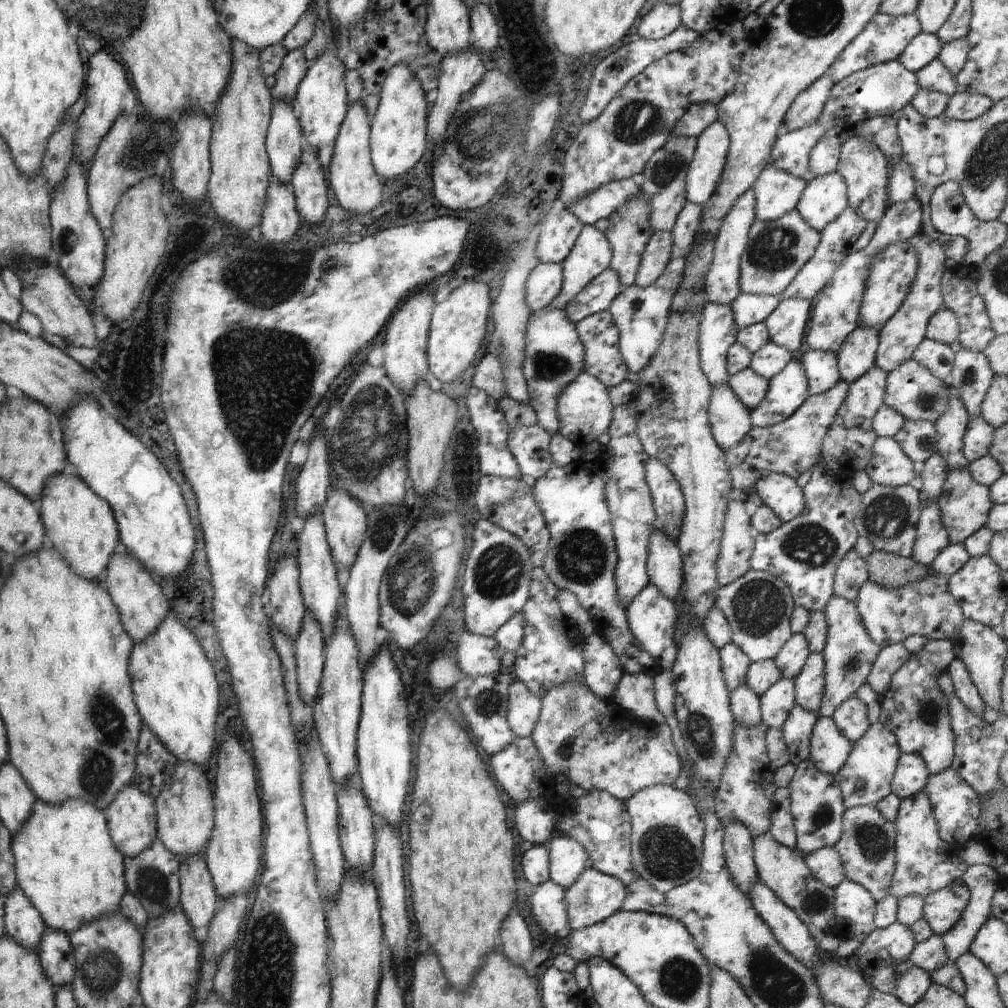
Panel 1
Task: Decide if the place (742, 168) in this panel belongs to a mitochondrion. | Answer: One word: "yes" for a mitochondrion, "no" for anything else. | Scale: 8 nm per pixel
no

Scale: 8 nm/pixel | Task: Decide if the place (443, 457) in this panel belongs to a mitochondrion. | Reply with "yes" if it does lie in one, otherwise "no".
no

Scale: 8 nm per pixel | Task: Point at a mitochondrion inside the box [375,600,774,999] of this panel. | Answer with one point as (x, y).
(668, 854)

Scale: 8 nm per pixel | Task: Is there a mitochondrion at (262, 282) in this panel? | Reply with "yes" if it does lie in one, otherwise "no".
yes

